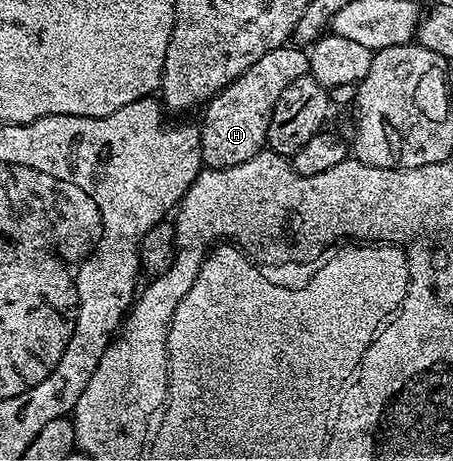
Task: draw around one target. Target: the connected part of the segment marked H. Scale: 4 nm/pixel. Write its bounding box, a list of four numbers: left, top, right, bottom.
[197,43,310,169]

